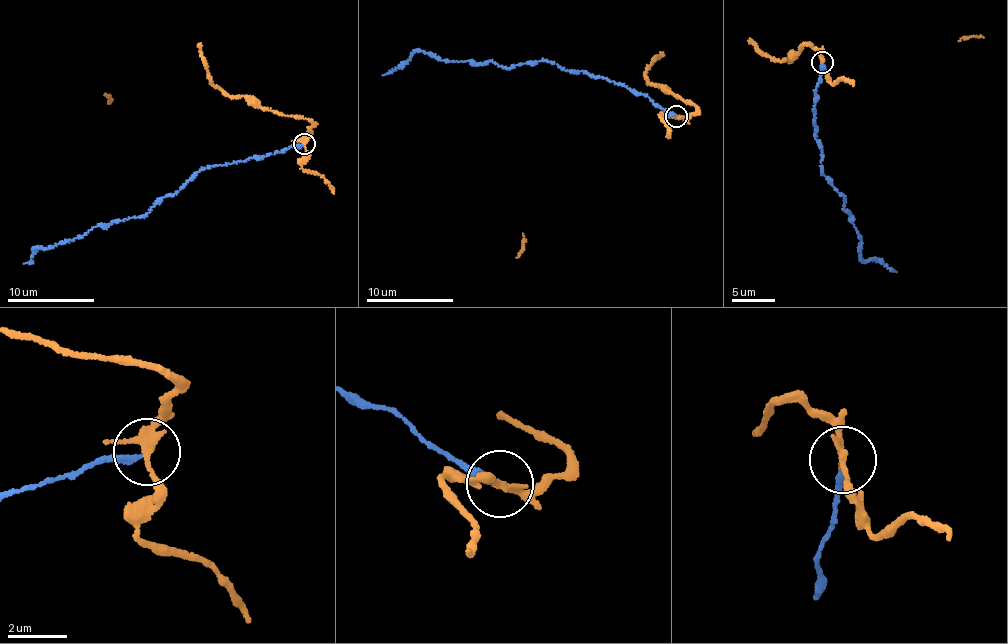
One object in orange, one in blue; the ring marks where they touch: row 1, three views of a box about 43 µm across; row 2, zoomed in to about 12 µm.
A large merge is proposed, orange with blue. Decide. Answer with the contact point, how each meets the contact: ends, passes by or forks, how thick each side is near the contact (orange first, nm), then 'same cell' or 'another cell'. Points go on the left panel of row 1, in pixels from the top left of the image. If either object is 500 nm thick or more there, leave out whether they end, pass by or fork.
place (304, 144); orange forks; blue ends; calibres 190 and 200 nm; another cell

